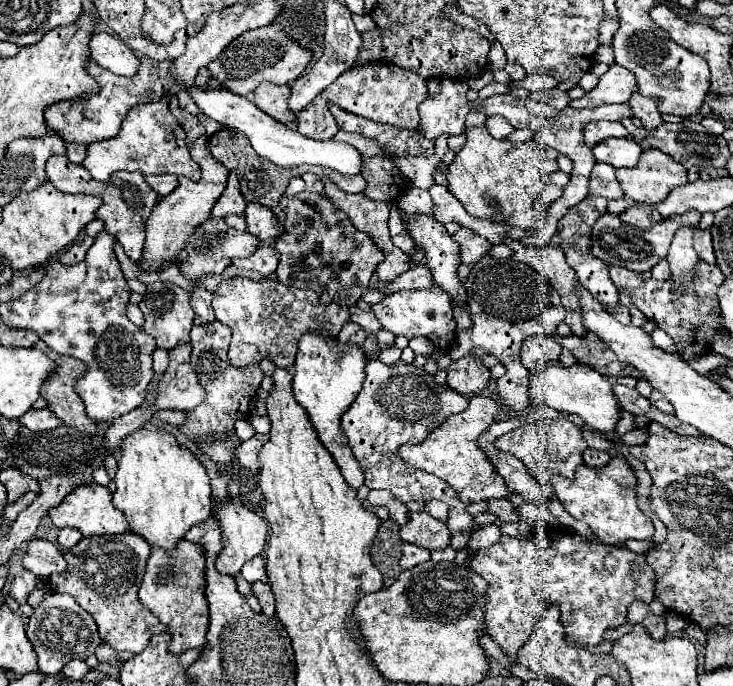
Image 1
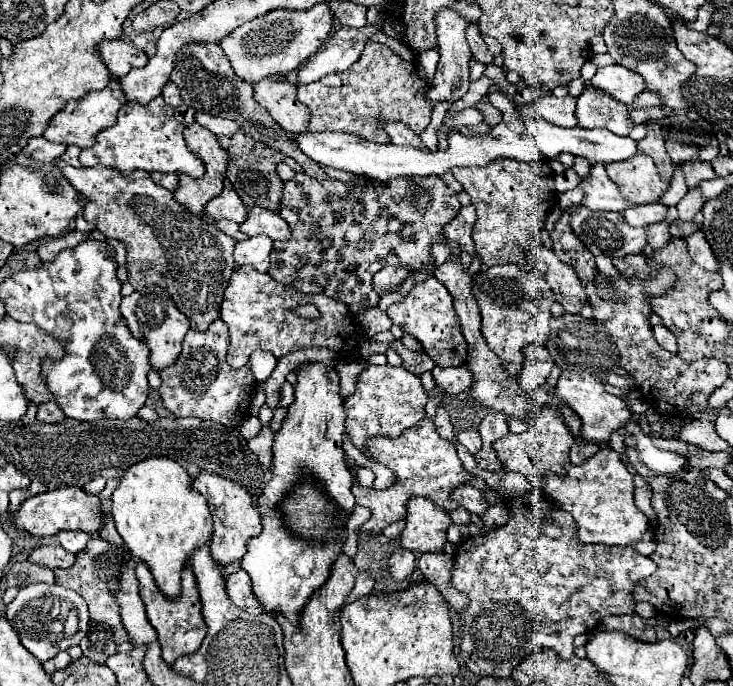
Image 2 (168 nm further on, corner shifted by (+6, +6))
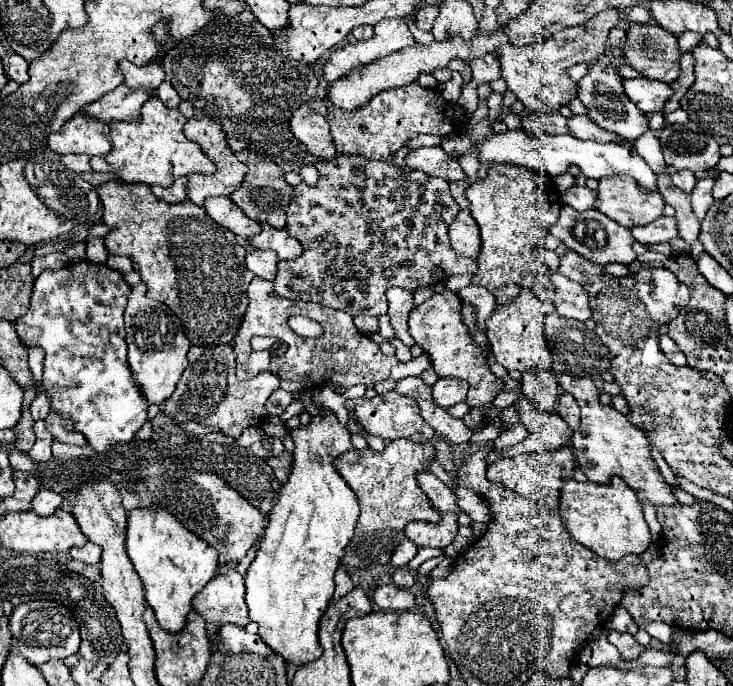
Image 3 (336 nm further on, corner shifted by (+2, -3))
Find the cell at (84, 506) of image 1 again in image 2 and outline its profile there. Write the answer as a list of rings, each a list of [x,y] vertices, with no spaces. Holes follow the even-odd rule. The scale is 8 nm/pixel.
[[[62,487],[56,491],[46,491],[42,495],[26,499],[18,511],[10,519],[12,527],[18,531],[26,531],[30,535],[46,537],[56,535],[58,531],[84,531],[96,535],[102,525],[100,517],[100,499],[96,495],[84,493],[80,487]]]

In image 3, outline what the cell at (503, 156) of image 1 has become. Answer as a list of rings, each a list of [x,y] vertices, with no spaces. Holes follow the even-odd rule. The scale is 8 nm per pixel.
[[[524,166],[490,168],[484,180],[470,184],[466,198],[470,200],[470,212],[480,226],[482,250],[478,256],[478,272],[474,282],[488,288],[498,304],[510,302],[522,286],[536,292],[540,300],[554,300],[554,286],[550,270],[544,264],[544,236],[548,228],[558,220],[562,198],[556,184],[522,184],[538,182],[538,172]]]

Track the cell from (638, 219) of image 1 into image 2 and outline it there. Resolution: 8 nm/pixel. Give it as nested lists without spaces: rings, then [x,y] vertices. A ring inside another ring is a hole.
[[[652,203],[652,205],[634,205],[624,211],[624,219],[632,227],[646,227],[652,223],[660,223],[666,219],[668,209],[662,203]]]

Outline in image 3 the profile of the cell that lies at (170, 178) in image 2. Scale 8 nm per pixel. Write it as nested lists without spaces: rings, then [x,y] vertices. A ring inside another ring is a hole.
[[[180,178],[180,180],[176,180],[172,186],[168,186],[168,188],[152,188],[152,192],[160,198],[160,200],[164,200],[164,202],[168,202],[168,204],[176,204],[176,202],[184,202],[186,200],[186,178]]]

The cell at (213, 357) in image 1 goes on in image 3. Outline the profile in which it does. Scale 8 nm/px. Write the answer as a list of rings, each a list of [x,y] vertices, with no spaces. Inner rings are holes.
[[[230,344],[192,346],[188,360],[190,366],[184,370],[176,392],[160,404],[160,410],[166,416],[176,422],[200,422],[204,426],[216,426],[230,438],[238,438],[248,426],[262,424],[262,418],[266,418],[264,404],[280,386],[280,380],[272,372],[260,372],[260,376],[240,382],[234,374],[234,348]]]

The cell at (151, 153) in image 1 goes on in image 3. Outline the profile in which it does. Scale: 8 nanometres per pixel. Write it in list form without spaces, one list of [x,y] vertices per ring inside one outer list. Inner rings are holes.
[[[154,96],[142,106],[140,122],[112,122],[112,150],[104,156],[92,156],[90,166],[94,172],[112,172],[124,182],[142,182],[148,186],[170,186],[176,178],[188,174],[212,174],[216,166],[212,160],[184,136],[186,118],[178,110],[170,110]]]

